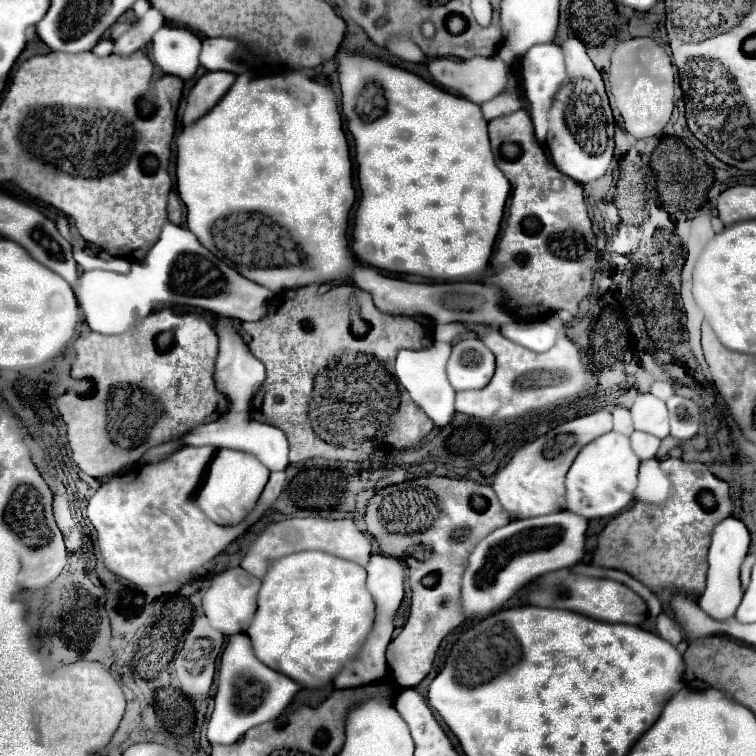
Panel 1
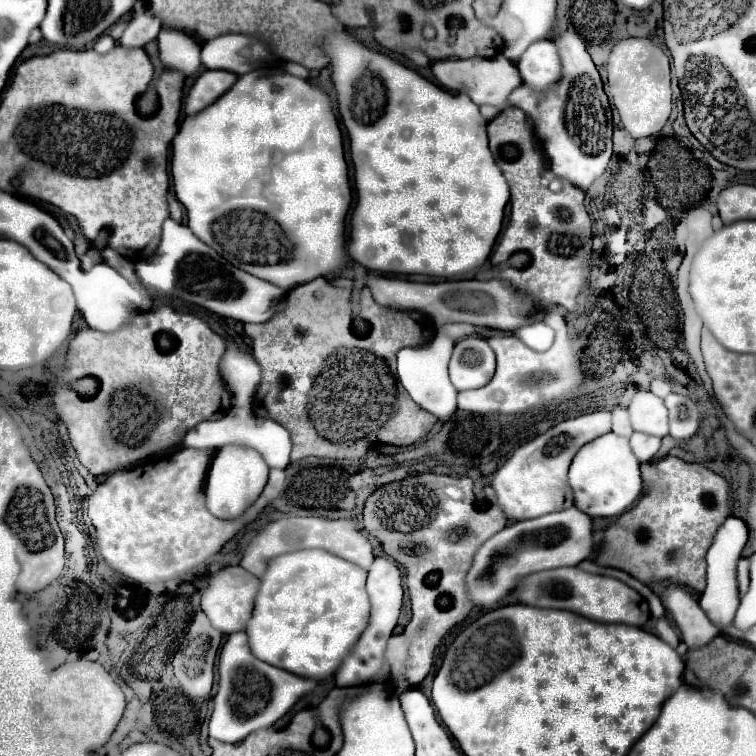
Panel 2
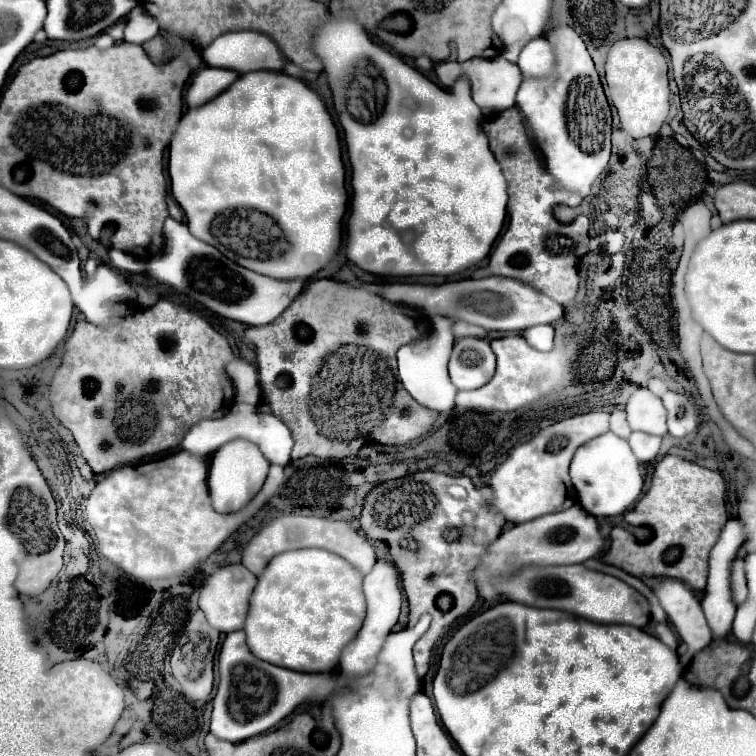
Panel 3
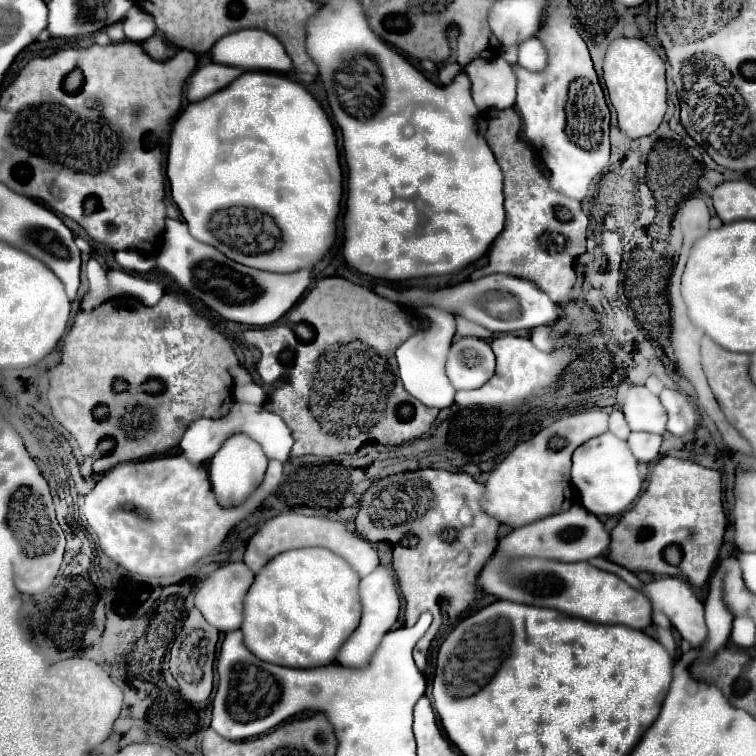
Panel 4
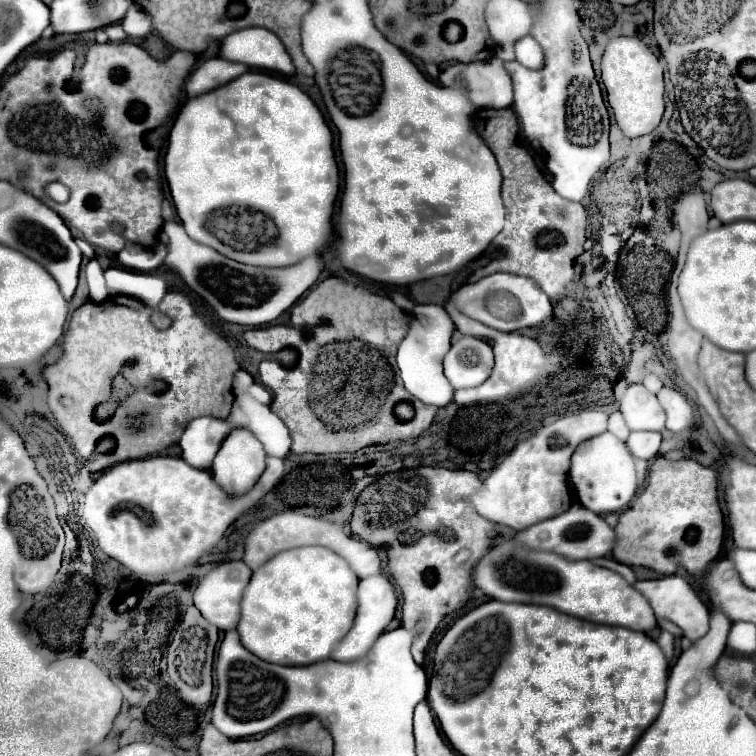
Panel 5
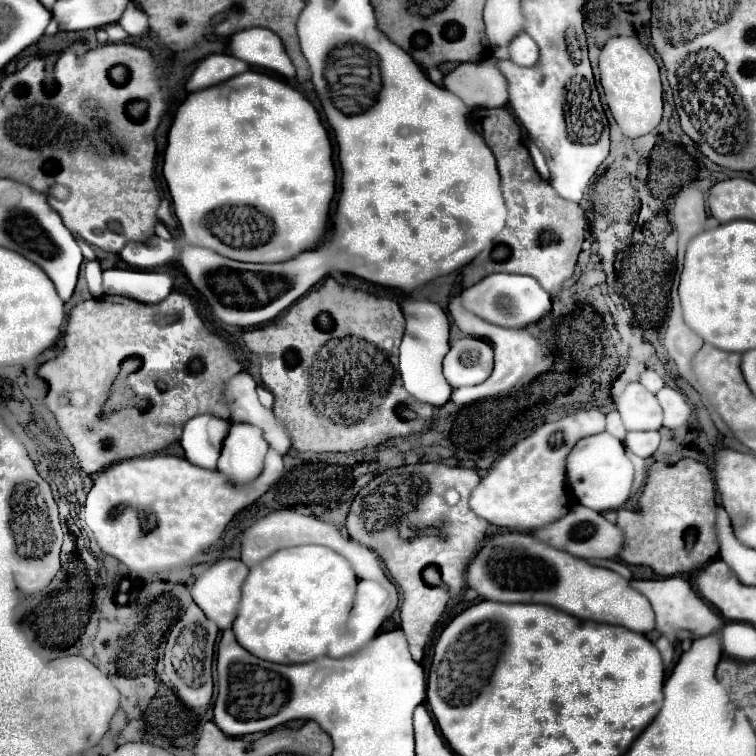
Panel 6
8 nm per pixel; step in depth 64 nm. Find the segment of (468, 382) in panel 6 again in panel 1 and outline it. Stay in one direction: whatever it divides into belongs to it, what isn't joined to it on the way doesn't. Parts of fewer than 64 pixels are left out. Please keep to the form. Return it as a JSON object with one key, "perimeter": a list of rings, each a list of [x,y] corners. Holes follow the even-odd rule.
{"perimeter":[[[478,338],[460,340],[452,348],[446,372],[454,390],[484,388],[494,376],[494,354]]]}

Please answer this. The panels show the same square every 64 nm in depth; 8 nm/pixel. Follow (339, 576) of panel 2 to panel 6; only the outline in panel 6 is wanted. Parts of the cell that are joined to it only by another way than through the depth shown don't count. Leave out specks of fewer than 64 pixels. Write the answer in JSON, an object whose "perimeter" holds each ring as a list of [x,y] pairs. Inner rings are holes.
{"perimeter":[[[310,544],[278,550],[250,568],[242,584],[242,600],[238,606],[236,620],[232,624],[232,632],[242,648],[262,660],[272,660],[278,664],[298,664],[308,662],[316,656],[324,656],[326,642],[344,626],[344,620],[348,620],[356,584],[358,580],[348,560],[326,546]]]}

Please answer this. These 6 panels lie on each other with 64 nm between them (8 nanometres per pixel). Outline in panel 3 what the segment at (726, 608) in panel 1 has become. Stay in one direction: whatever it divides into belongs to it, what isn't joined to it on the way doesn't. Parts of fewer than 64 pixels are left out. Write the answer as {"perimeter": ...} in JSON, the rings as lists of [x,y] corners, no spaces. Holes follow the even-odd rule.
{"perimeter":[[[728,520],[716,546],[710,552],[710,574],[708,574],[708,586],[701,606],[709,627],[713,631],[714,640],[722,640],[724,636],[730,634],[732,630],[732,620],[736,614],[736,604],[732,602],[732,592],[730,592],[730,564],[736,558],[736,552],[742,544],[742,532],[740,532],[740,522],[738,520]]]}

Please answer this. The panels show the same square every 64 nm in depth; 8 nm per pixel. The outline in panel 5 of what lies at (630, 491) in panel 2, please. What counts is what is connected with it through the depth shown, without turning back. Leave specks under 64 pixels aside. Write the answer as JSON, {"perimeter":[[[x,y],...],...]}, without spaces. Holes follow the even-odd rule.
{"perimeter":[[[610,432],[588,438],[582,444],[578,444],[578,448],[572,454],[570,482],[576,488],[580,504],[592,508],[592,512],[622,512],[624,508],[628,508],[632,496],[636,494],[636,470],[632,454],[628,452],[626,444]]]}

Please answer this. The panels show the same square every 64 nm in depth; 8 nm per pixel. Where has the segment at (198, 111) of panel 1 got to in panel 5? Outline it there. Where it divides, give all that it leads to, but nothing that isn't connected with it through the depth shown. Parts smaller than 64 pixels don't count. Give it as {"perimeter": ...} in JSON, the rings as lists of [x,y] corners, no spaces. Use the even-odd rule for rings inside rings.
{"perimeter":[[[220,56],[210,58],[200,68],[194,70],[190,80],[186,82],[186,92],[188,92],[188,96],[200,96],[204,92],[210,92],[210,90],[222,86],[222,84],[228,84],[230,80],[238,78],[244,72],[248,72],[246,64],[230,62]]]}

